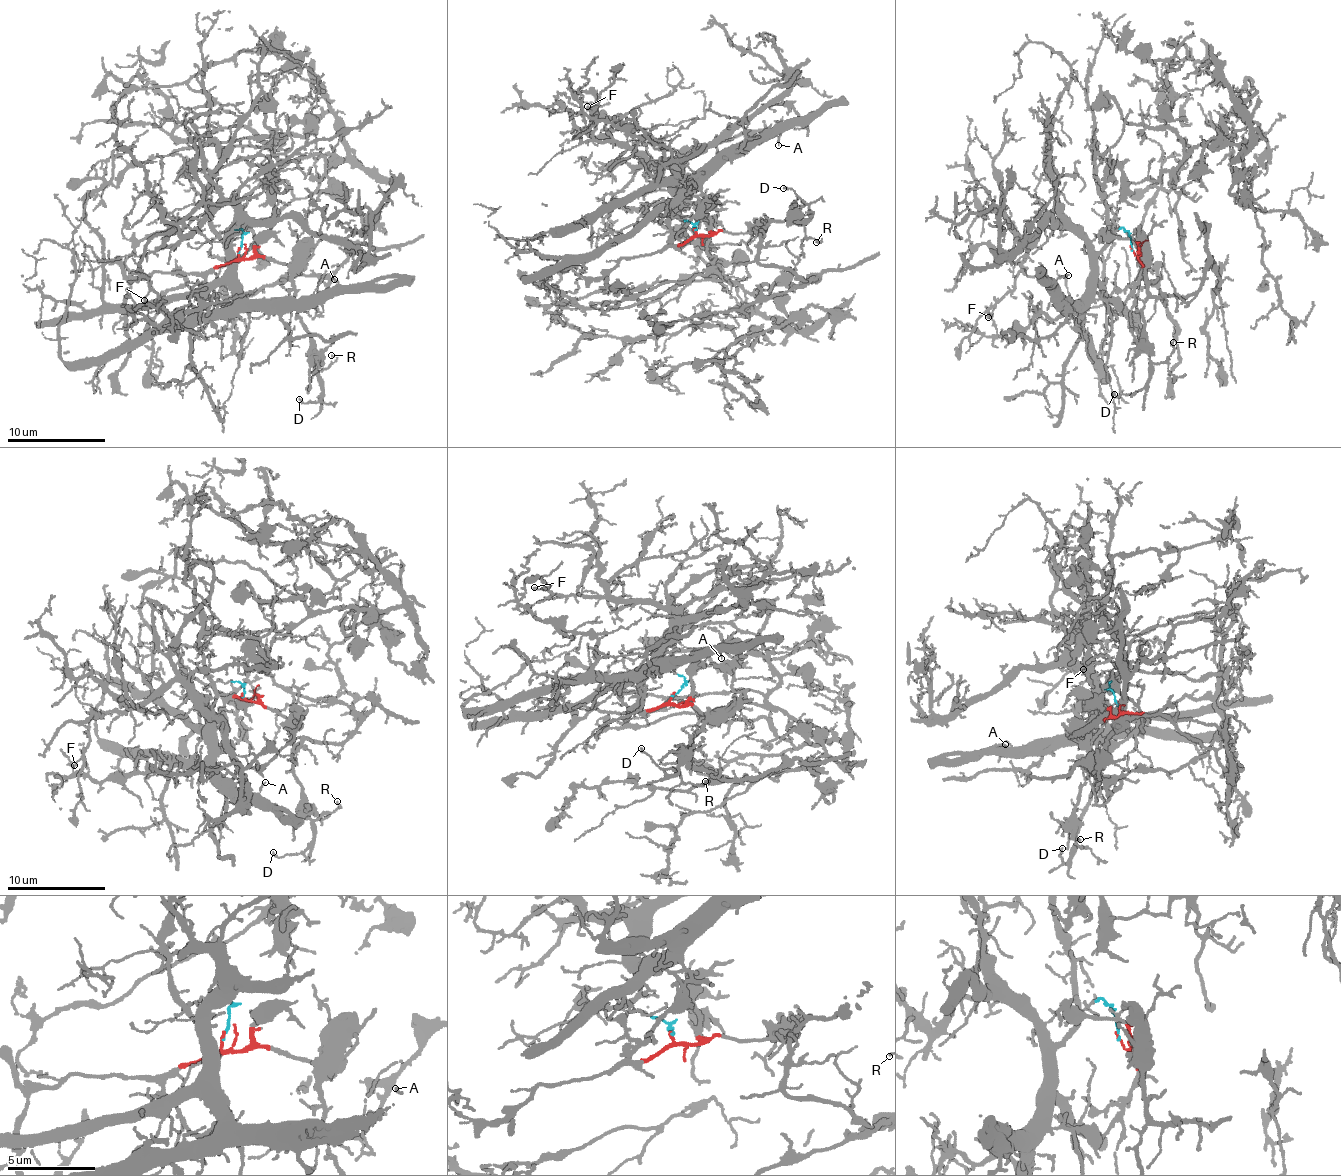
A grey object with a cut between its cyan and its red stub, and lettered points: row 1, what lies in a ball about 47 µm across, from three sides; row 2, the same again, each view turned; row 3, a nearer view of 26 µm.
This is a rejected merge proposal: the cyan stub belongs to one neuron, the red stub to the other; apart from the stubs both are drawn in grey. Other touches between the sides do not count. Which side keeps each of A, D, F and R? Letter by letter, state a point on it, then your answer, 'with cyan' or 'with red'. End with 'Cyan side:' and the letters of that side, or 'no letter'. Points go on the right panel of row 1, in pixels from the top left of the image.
A: at (1068, 275); with cyan
D: at (1114, 394); with red
F: at (988, 317); with cyan
R: at (1173, 342); with red
Cyan side: A, F

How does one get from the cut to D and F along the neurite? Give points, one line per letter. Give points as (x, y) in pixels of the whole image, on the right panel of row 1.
D: (1132, 248), (1145, 255), (1148, 300), (1142, 310), (1151, 369), (1147, 384), (1133, 394), (1114, 393)
F: (1132, 248), (1129, 234), (1122, 226), (1096, 252), (1053, 209), (1013, 284), (987, 317)

